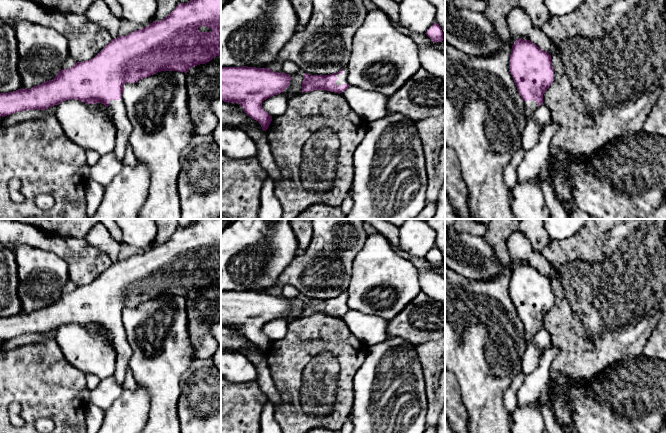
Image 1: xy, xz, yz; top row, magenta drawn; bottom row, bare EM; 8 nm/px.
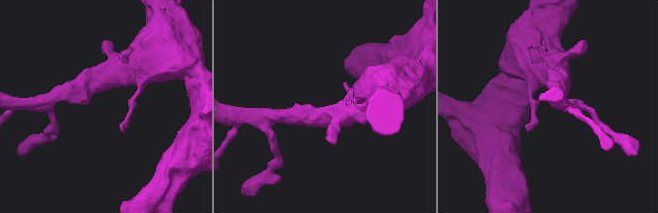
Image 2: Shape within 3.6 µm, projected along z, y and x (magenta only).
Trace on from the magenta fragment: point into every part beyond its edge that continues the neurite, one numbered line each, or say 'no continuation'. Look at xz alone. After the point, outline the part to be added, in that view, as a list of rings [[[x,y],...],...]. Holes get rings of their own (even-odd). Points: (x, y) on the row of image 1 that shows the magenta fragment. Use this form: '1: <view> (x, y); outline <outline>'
1: xz (342, 78); outline [[[347,68],[342,69],[342,74],[337,74],[336,77],[338,78],[335,82],[336,85],[340,86],[342,84],[349,84],[347,81],[348,71]]]

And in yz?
1: yz (530, 106); outline [[[523,101],[524,107],[526,111],[526,117],[530,116],[535,110],[537,109],[537,103],[536,101]]]

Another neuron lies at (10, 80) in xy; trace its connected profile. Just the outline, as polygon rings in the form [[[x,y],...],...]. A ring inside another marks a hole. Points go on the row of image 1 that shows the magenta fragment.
[[[0,18],[0,93],[21,89],[18,62],[19,55],[14,25]]]

